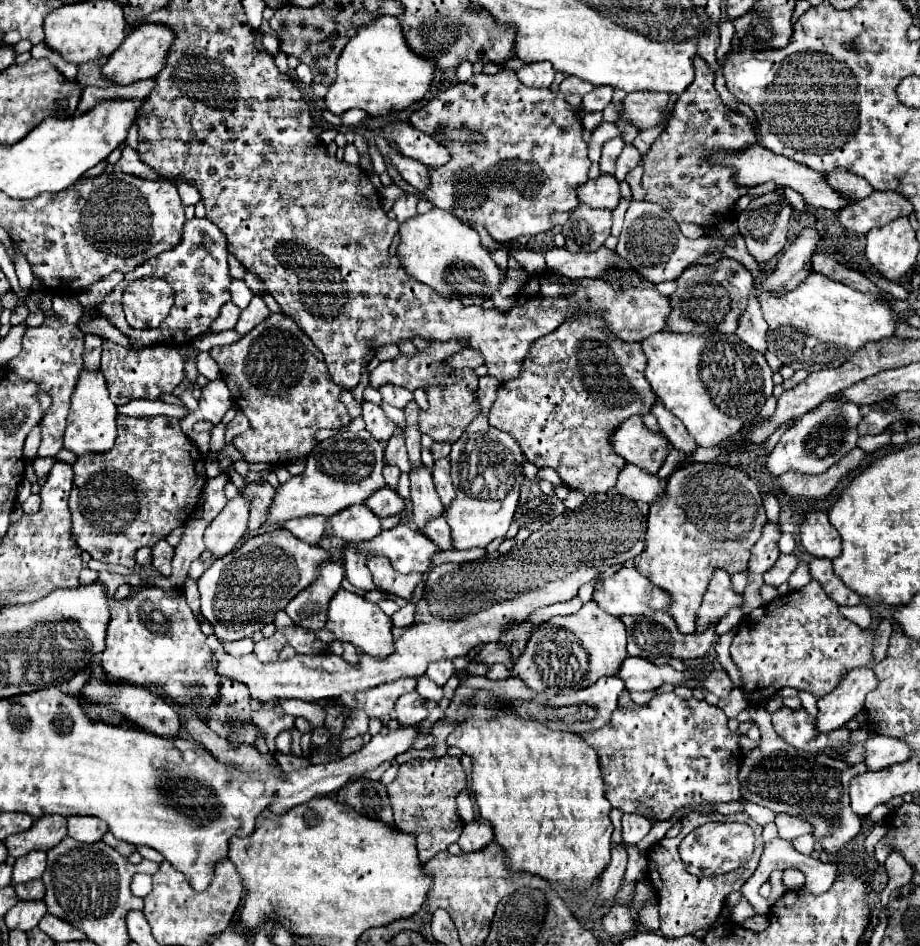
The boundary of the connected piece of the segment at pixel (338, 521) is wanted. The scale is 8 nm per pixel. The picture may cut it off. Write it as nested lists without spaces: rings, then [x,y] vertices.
[[[351,505],[329,517],[333,533],[343,541],[371,539],[381,531],[379,517],[375,517],[367,505]]]

